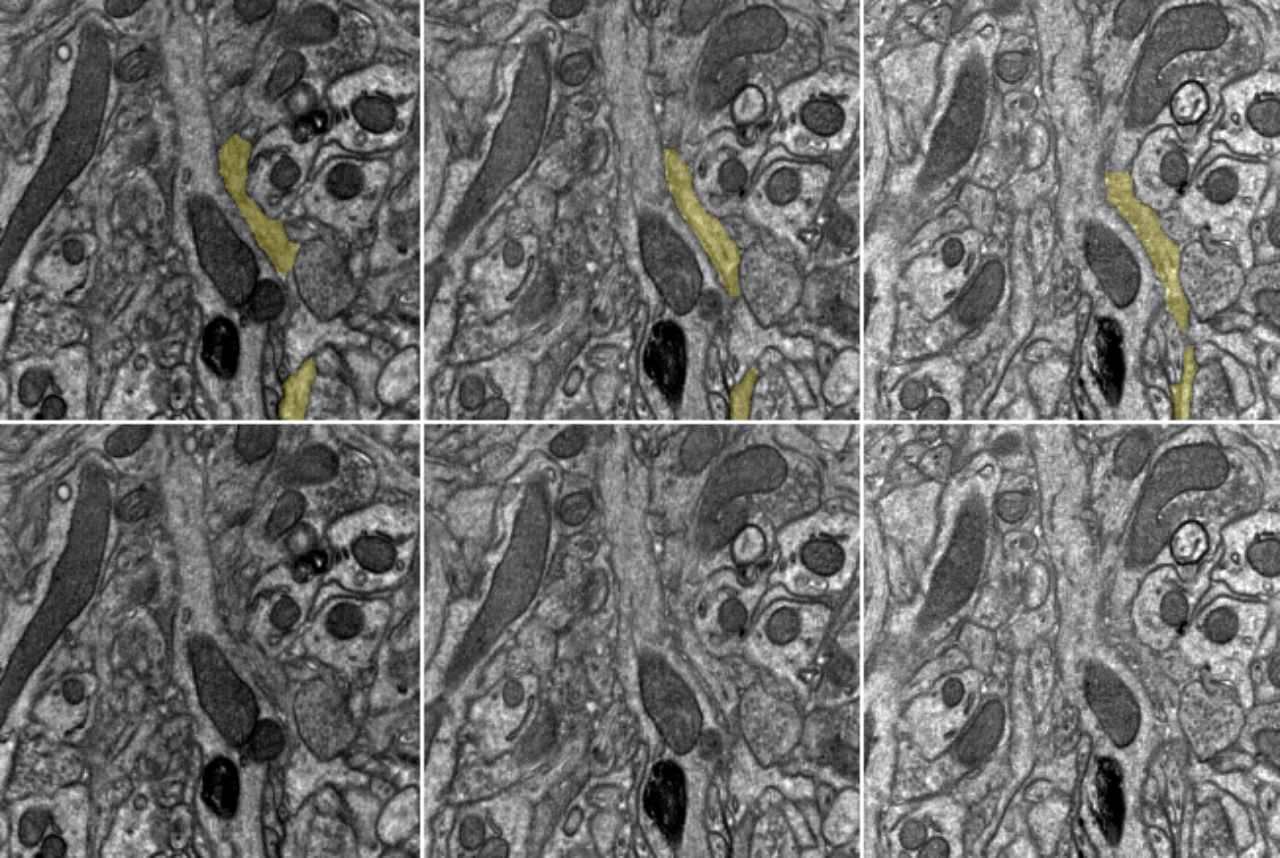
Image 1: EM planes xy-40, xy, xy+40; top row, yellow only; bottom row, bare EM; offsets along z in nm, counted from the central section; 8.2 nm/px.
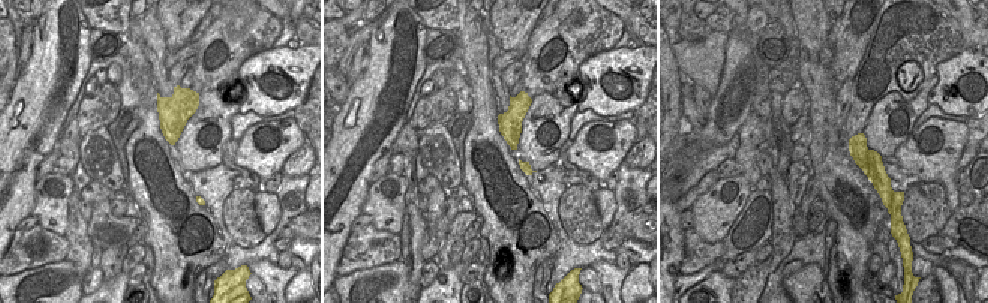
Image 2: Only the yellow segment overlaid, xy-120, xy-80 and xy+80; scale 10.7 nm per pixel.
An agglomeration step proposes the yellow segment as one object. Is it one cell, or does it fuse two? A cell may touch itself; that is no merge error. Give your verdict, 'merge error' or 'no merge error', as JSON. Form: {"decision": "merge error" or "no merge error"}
{"decision": "merge error"}

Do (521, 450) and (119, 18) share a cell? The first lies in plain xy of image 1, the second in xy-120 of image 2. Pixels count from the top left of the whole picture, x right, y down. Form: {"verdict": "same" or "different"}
{"verdict": "same"}

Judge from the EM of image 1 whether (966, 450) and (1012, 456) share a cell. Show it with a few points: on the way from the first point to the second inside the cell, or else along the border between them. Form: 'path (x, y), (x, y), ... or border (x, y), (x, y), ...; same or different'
path (978, 444), (1000, 444); same

